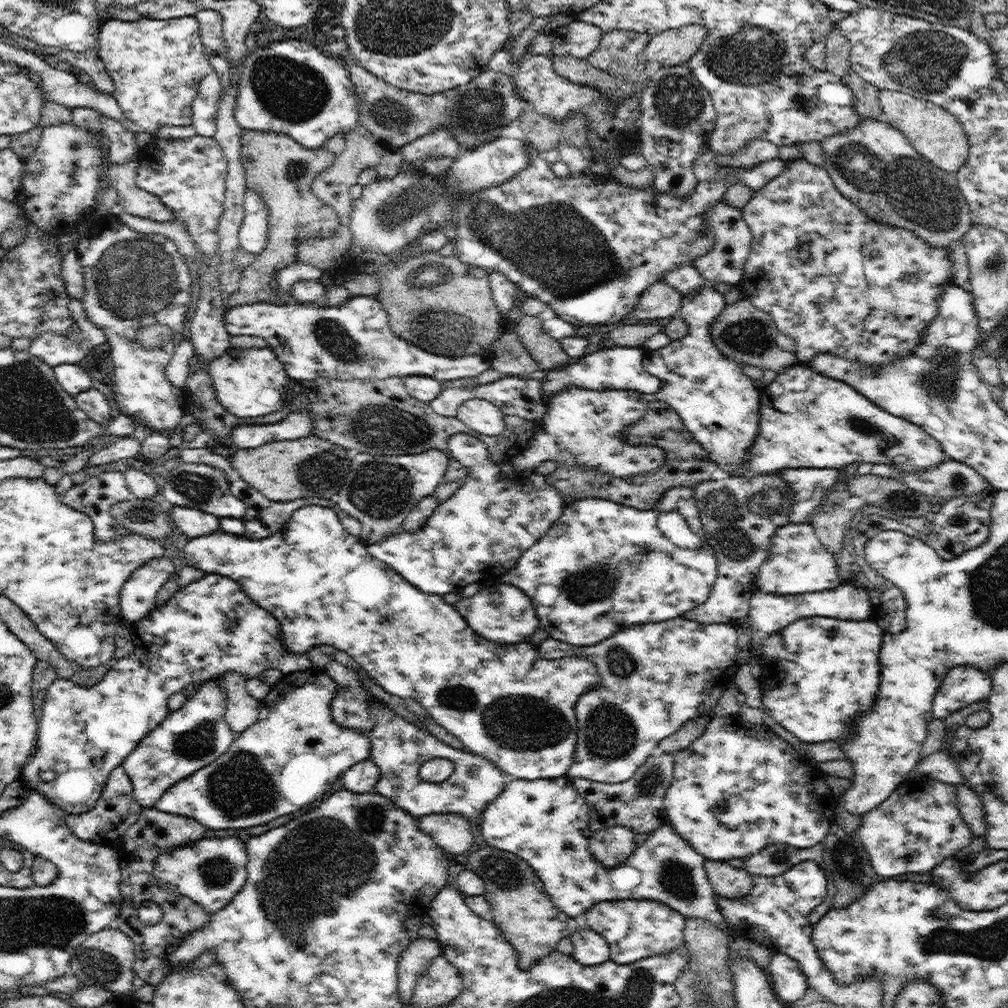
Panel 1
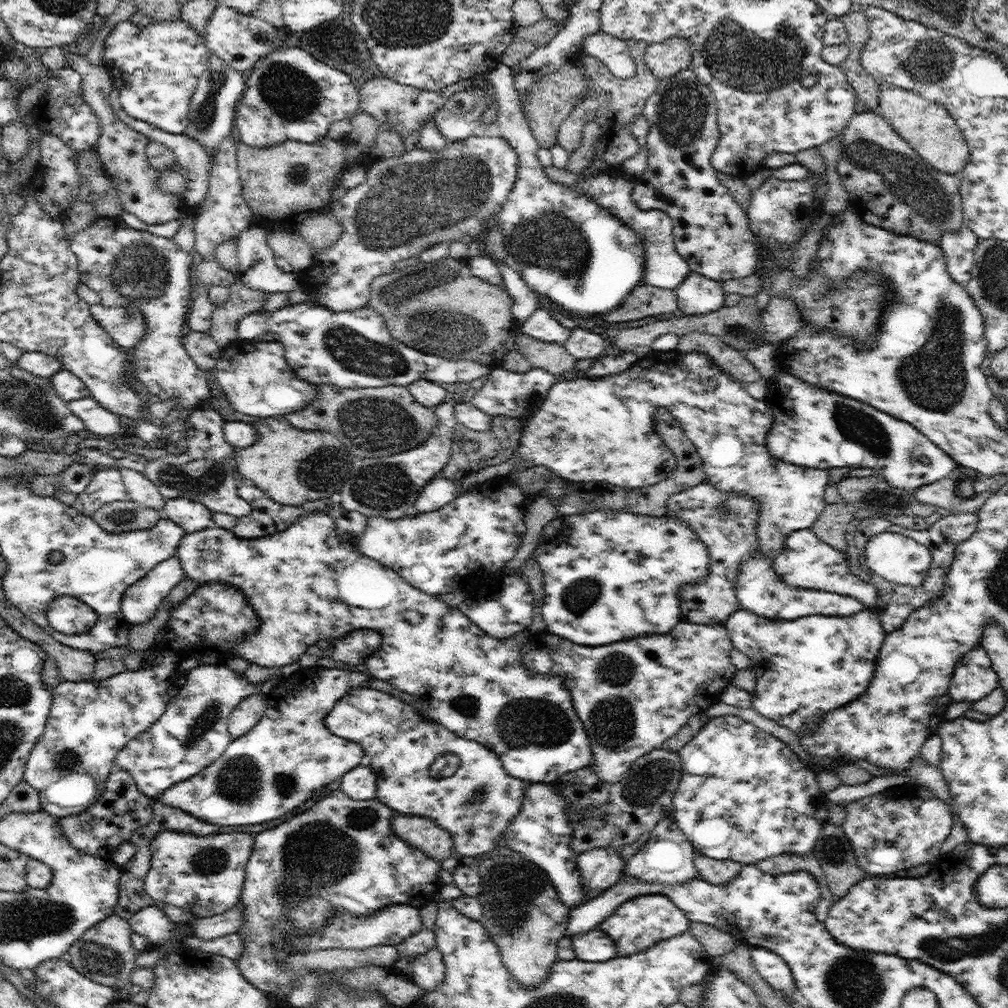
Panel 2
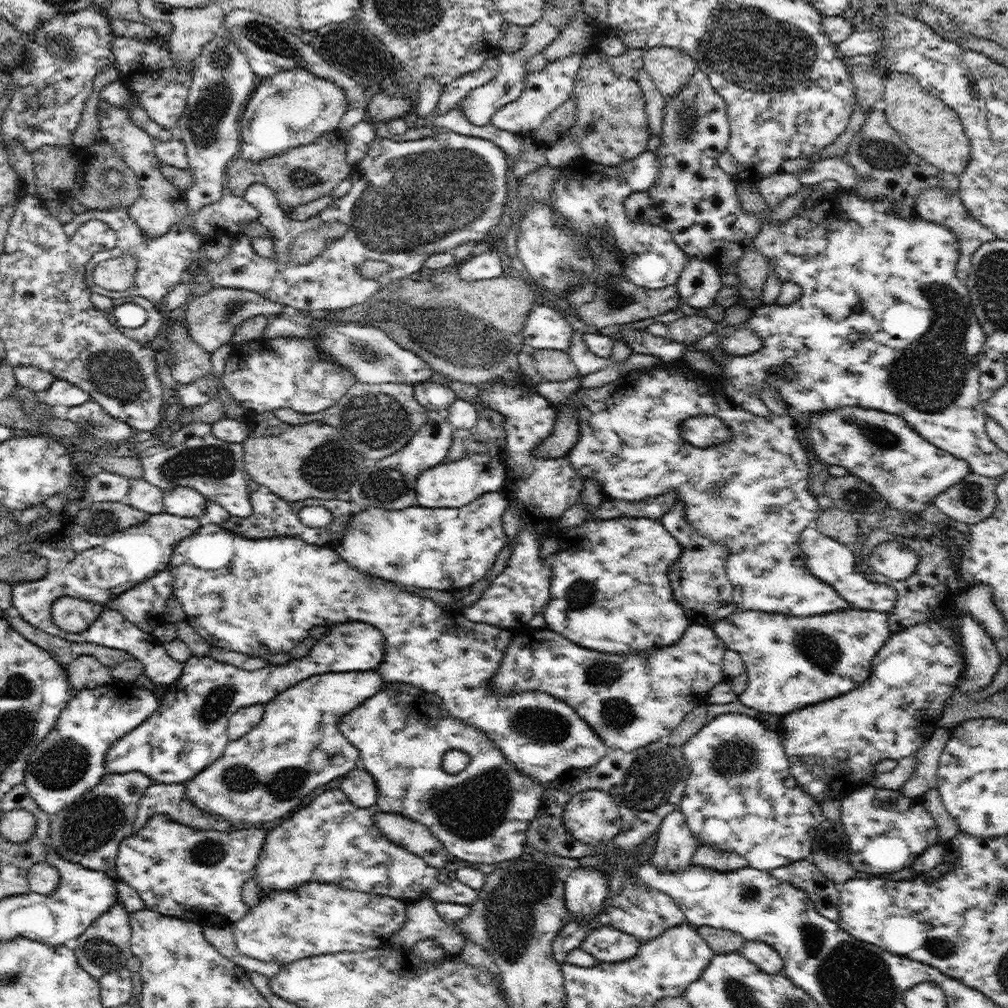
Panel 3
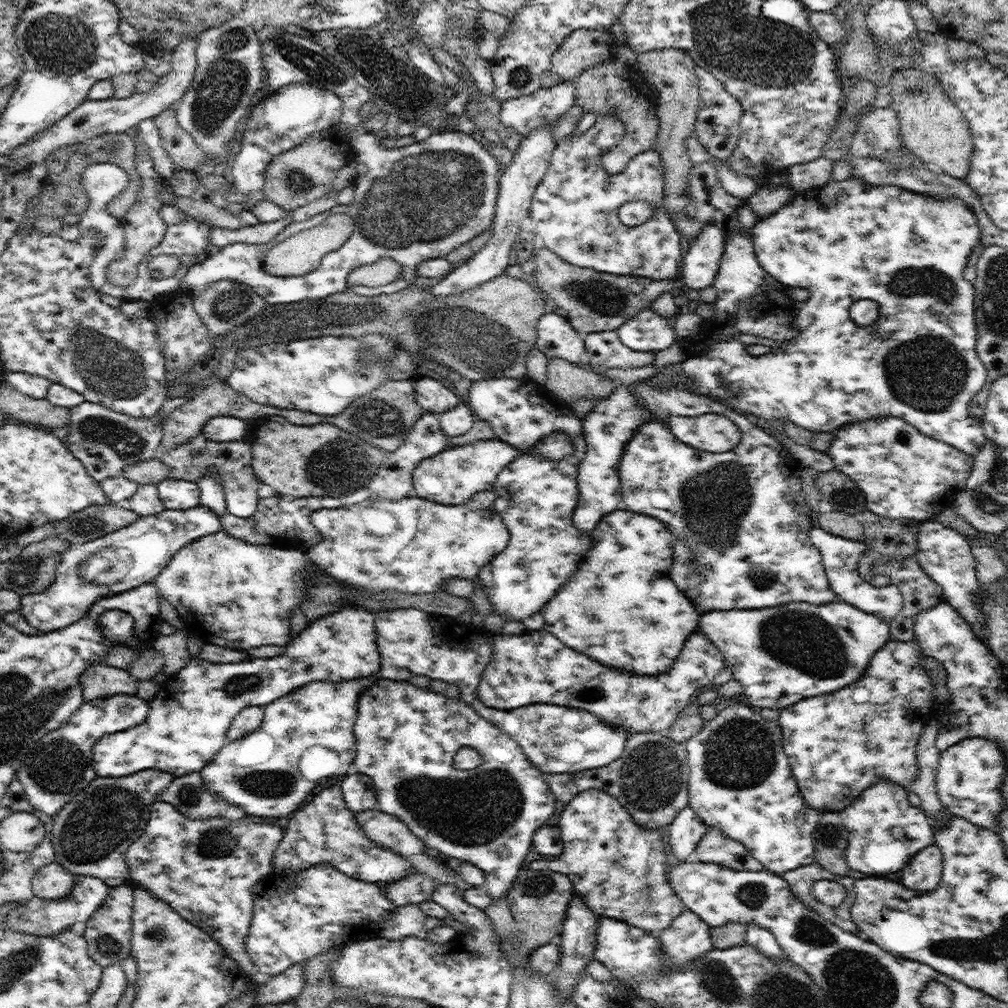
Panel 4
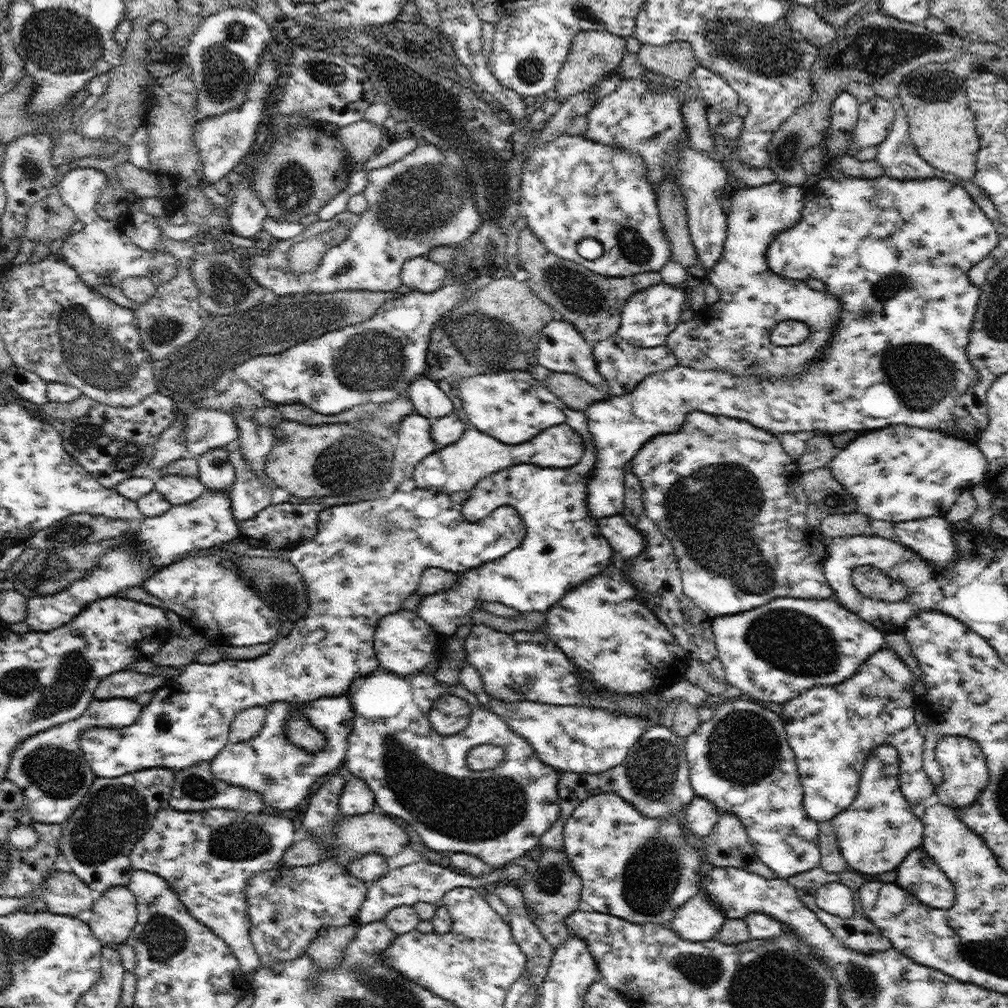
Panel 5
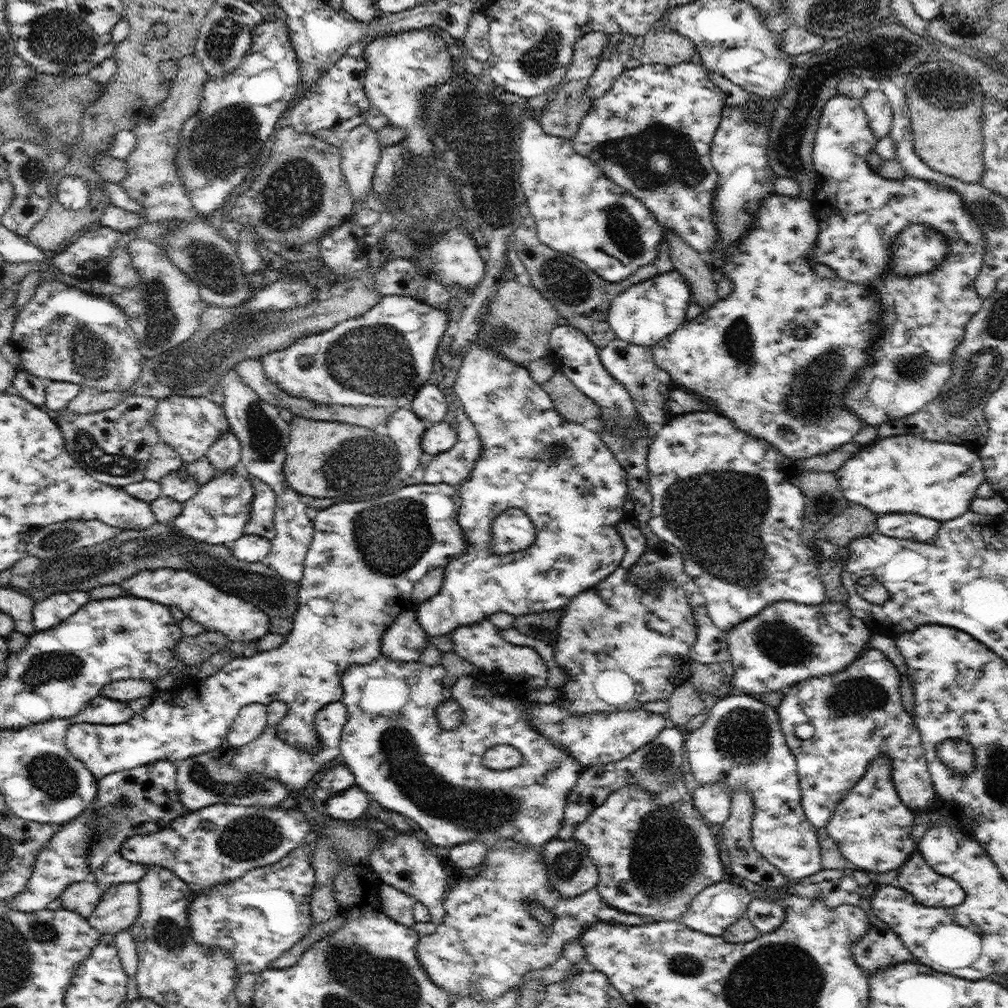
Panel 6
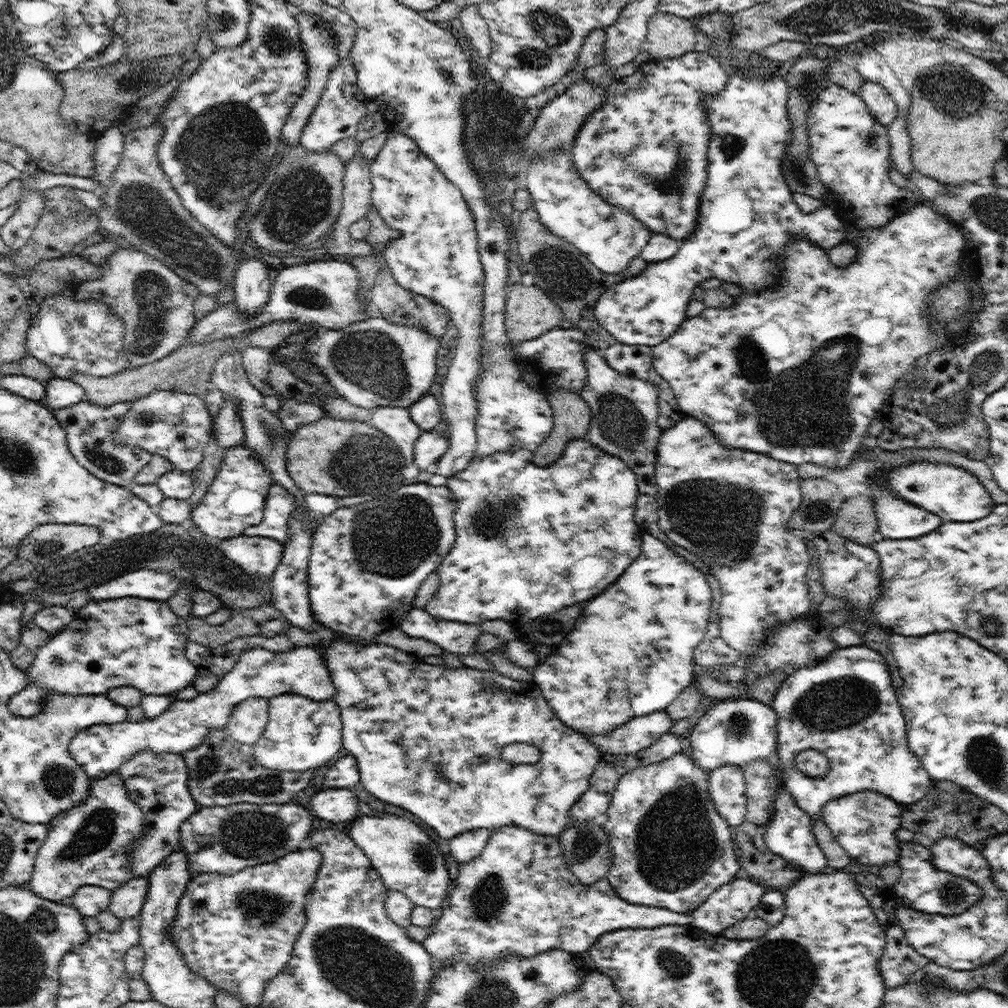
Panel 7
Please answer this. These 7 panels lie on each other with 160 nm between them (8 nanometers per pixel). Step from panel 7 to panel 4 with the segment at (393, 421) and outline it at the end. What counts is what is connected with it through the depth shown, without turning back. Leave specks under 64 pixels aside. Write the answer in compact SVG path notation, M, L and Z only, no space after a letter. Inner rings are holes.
M424 412L408 431L403 443L387 455L384 462L378 467L377 473L372 477L369 488L373 493L371 498L383 498L388 500L400 500L407 496L414 495L413 470L422 460L433 457L435 454L446 449L446 434L442 432L439 425L438 415Z

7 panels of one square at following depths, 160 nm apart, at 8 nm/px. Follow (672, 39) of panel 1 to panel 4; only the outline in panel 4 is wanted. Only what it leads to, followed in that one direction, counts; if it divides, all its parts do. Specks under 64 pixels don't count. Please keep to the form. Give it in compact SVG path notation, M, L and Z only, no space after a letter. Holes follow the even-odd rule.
M655 49L637 56L639 72L648 76L648 81L658 92L655 102L659 119L658 144L654 148L659 152L663 177L663 204L668 213L680 215L690 204L691 190L689 174L693 162L687 153L686 140L694 135L694 127L700 107L699 79L695 73L696 64L684 49Z

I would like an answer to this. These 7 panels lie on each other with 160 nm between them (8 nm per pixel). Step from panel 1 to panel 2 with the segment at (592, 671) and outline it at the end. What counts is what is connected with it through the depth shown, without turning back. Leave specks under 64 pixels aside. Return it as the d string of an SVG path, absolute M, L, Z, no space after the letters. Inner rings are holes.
M317 510L317 512L309 512L308 514L299 516L299 521L296 524L289 526L282 532L260 538L246 539L238 537L233 531L215 525L208 526L196 532L191 532L190 534L185 533L182 540L178 543L177 558L184 570L185 577L192 579L198 587L205 583L210 583L210 581L218 580L220 583L232 585L232 587L238 589L238 591L242 592L247 598L247 602L250 603L250 606L254 609L254 613L256 613L258 619L260 619L260 626L257 628L258 631L254 631L248 636L245 642L240 642L234 651L250 663L267 667L284 666L298 660L300 656L306 652L308 646L318 644L318 641L322 638L329 638L333 642L336 639L345 637L353 630L375 630L382 635L382 642L380 648L377 648L377 651L365 660L367 666L366 670L369 670L371 676L390 683L404 693L424 697L430 704L430 715L434 721L438 724L442 724L442 726L445 726L448 730L455 732L456 735L469 738L470 740L477 740L480 744L498 753L503 767L510 776L527 783L542 782L552 784L554 779L557 779L563 774L593 764L594 755L590 739L586 734L586 729L582 721L575 711L570 689L566 687L566 681L557 674L548 674L548 676L534 674L534 672L528 670L523 663L521 648L531 635L528 630L520 631L510 638L497 639L488 636L480 627L476 626L474 622L471 622L458 607L450 607L439 599L438 596L421 592L418 588L406 584L401 576L398 575L398 572L384 567L384 565L378 563L378 561L370 559L368 556L360 553L356 548L356 544L340 540L339 531L335 528L335 520L333 520L331 514L323 510Z

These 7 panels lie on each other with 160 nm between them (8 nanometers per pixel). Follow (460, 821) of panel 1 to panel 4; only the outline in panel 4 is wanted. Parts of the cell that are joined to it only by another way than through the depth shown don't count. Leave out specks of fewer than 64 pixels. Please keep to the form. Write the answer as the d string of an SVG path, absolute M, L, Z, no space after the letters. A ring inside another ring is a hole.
M378 807L355 813L355 820L372 842L396 854L410 858L418 853L433 852L402 820L382 812Z

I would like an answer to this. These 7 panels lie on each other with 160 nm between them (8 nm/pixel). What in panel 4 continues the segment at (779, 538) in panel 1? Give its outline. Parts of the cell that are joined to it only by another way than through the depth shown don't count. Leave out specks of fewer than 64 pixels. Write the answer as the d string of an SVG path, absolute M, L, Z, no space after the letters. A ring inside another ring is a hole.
M813 527L809 532L810 542L818 548L822 556L822 566L826 570L828 580L830 580L830 589L840 601L846 601L848 604L855 606L860 611L882 619L890 623L896 615L900 613L903 604L903 596L900 590L894 586L876 586L866 583L859 576L859 561L862 553L868 549L864 541L855 541L843 536L836 536L834 533L826 532L826 529Z

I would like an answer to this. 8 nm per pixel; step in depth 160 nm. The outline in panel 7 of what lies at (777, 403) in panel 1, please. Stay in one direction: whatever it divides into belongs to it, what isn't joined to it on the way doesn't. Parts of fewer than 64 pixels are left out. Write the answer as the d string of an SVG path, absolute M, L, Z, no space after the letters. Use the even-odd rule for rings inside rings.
M917 460L895 468L886 468L883 472L876 469L872 474L874 477L867 477L870 487L882 485L904 500L934 513L944 522L974 522L988 516L996 505L976 475L947 462Z

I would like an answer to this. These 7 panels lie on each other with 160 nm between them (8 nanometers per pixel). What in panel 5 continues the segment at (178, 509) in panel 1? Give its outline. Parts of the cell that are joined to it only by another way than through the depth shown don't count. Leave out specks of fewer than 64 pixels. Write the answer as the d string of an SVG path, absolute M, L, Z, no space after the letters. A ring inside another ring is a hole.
M164 474L154 488L170 502L171 505L186 504L196 500L207 488L198 477Z

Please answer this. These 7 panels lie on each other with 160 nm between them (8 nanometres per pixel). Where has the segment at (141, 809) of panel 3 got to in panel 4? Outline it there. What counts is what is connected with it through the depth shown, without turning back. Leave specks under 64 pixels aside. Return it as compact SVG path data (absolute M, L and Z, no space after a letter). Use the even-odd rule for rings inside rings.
M199 772L174 778L170 786L157 796L157 800L172 804L178 812L190 817L190 820L220 817L236 823L243 817L248 817L243 808L233 806L220 795L209 791Z

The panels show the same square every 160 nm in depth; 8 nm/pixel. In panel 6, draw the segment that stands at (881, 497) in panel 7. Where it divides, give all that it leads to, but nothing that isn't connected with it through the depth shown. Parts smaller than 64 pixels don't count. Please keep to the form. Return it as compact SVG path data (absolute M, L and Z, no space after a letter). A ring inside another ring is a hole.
M892 514L877 518L877 530L897 539L932 542L938 534L941 522L919 514Z

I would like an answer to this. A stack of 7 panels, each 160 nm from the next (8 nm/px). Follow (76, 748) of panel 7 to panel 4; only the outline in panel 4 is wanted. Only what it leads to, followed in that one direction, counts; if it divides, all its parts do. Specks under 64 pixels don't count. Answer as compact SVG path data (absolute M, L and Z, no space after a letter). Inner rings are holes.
M484 489L478 491L466 504L461 505L447 505L434 502L433 500L426 500L418 496L412 495L404 497L400 500L388 500L383 498L369 498L357 504L341 508L322 508L311 512L312 524L322 533L322 540L318 544L312 545L312 548L306 551L306 557L310 563L314 563L316 567L320 567L324 575L334 577L338 583L342 585L360 586L365 594L381 594L381 593L434 593L439 589L444 588L446 582L450 582L452 578L462 578L462 580L477 580L480 571L506 549L509 543L511 534L502 517L494 510L493 504L496 500L495 492L492 489ZM353 604L343 606L340 612L309 622L296 638L292 638L281 656L274 658L250 658L238 663L214 664L203 658L191 657L188 664L175 675L166 677L160 683L156 694L149 701L149 713L142 724L126 731L103 736L95 742L92 760L98 777L119 777L134 774L147 768L173 774L174 778L199 772L212 757L228 743L227 732L234 717L248 707L265 707L274 700L288 695L314 681L350 681L355 678L378 675L381 669L378 623L374 613Z

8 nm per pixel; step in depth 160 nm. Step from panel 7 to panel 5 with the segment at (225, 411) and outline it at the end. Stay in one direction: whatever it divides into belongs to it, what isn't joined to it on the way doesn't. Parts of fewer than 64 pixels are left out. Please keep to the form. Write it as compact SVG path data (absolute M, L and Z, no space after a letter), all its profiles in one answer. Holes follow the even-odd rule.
M228 447L209 450L206 454L202 454L197 461L198 478L208 490L228 491L232 488L236 477Z

